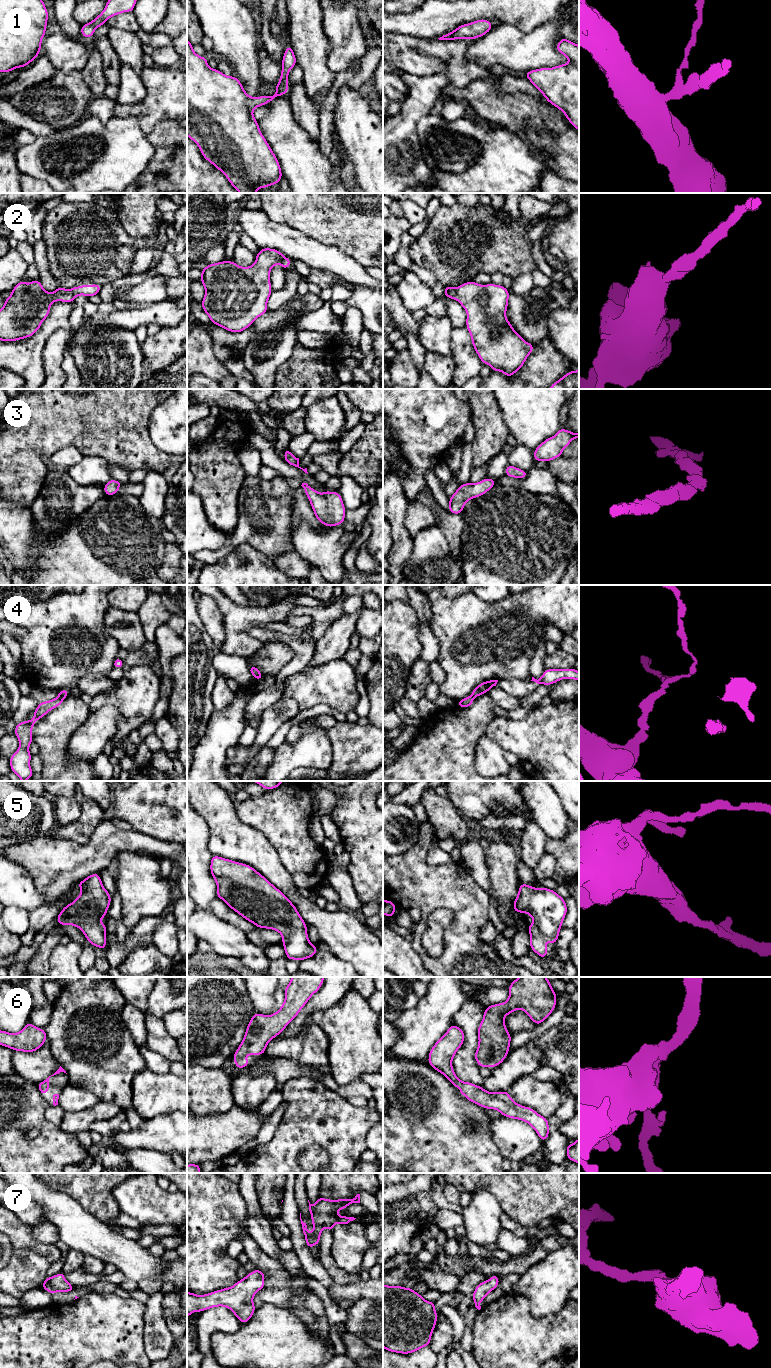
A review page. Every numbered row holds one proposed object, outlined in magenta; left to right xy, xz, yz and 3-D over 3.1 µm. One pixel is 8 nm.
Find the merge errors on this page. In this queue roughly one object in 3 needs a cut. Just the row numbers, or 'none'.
4

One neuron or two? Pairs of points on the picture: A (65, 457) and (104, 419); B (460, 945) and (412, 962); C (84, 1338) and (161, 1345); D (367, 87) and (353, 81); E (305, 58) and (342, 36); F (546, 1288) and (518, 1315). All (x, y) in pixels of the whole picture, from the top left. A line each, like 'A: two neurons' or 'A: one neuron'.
A: two neurons
B: two neurons
C: two neurons
D: two neurons
E: two neurons
F: two neurons

